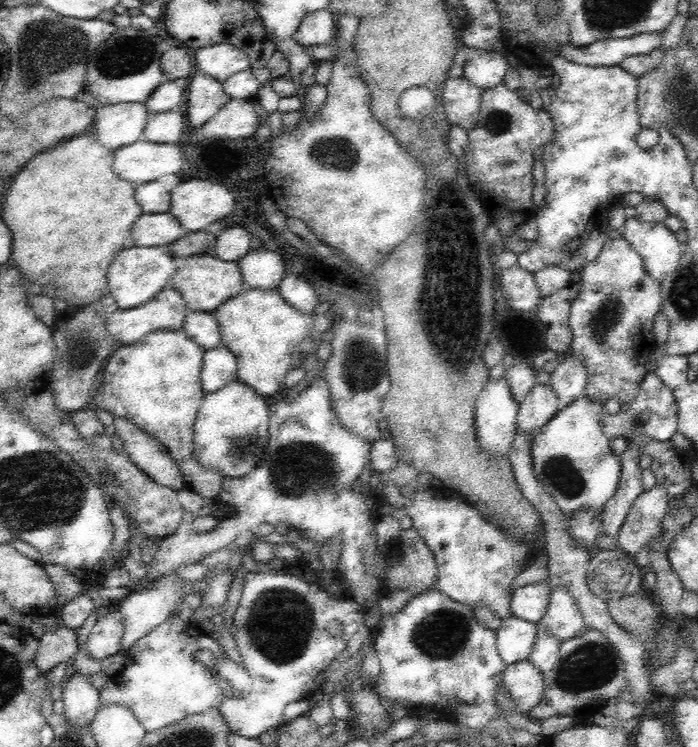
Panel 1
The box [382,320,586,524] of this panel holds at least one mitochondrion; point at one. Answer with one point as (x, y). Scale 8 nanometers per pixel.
(454, 358)

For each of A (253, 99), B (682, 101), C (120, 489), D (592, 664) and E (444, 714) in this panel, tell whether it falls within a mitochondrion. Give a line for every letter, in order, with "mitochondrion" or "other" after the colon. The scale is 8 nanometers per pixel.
A: other
B: mitochondrion
C: other
D: mitochondrion
E: other

